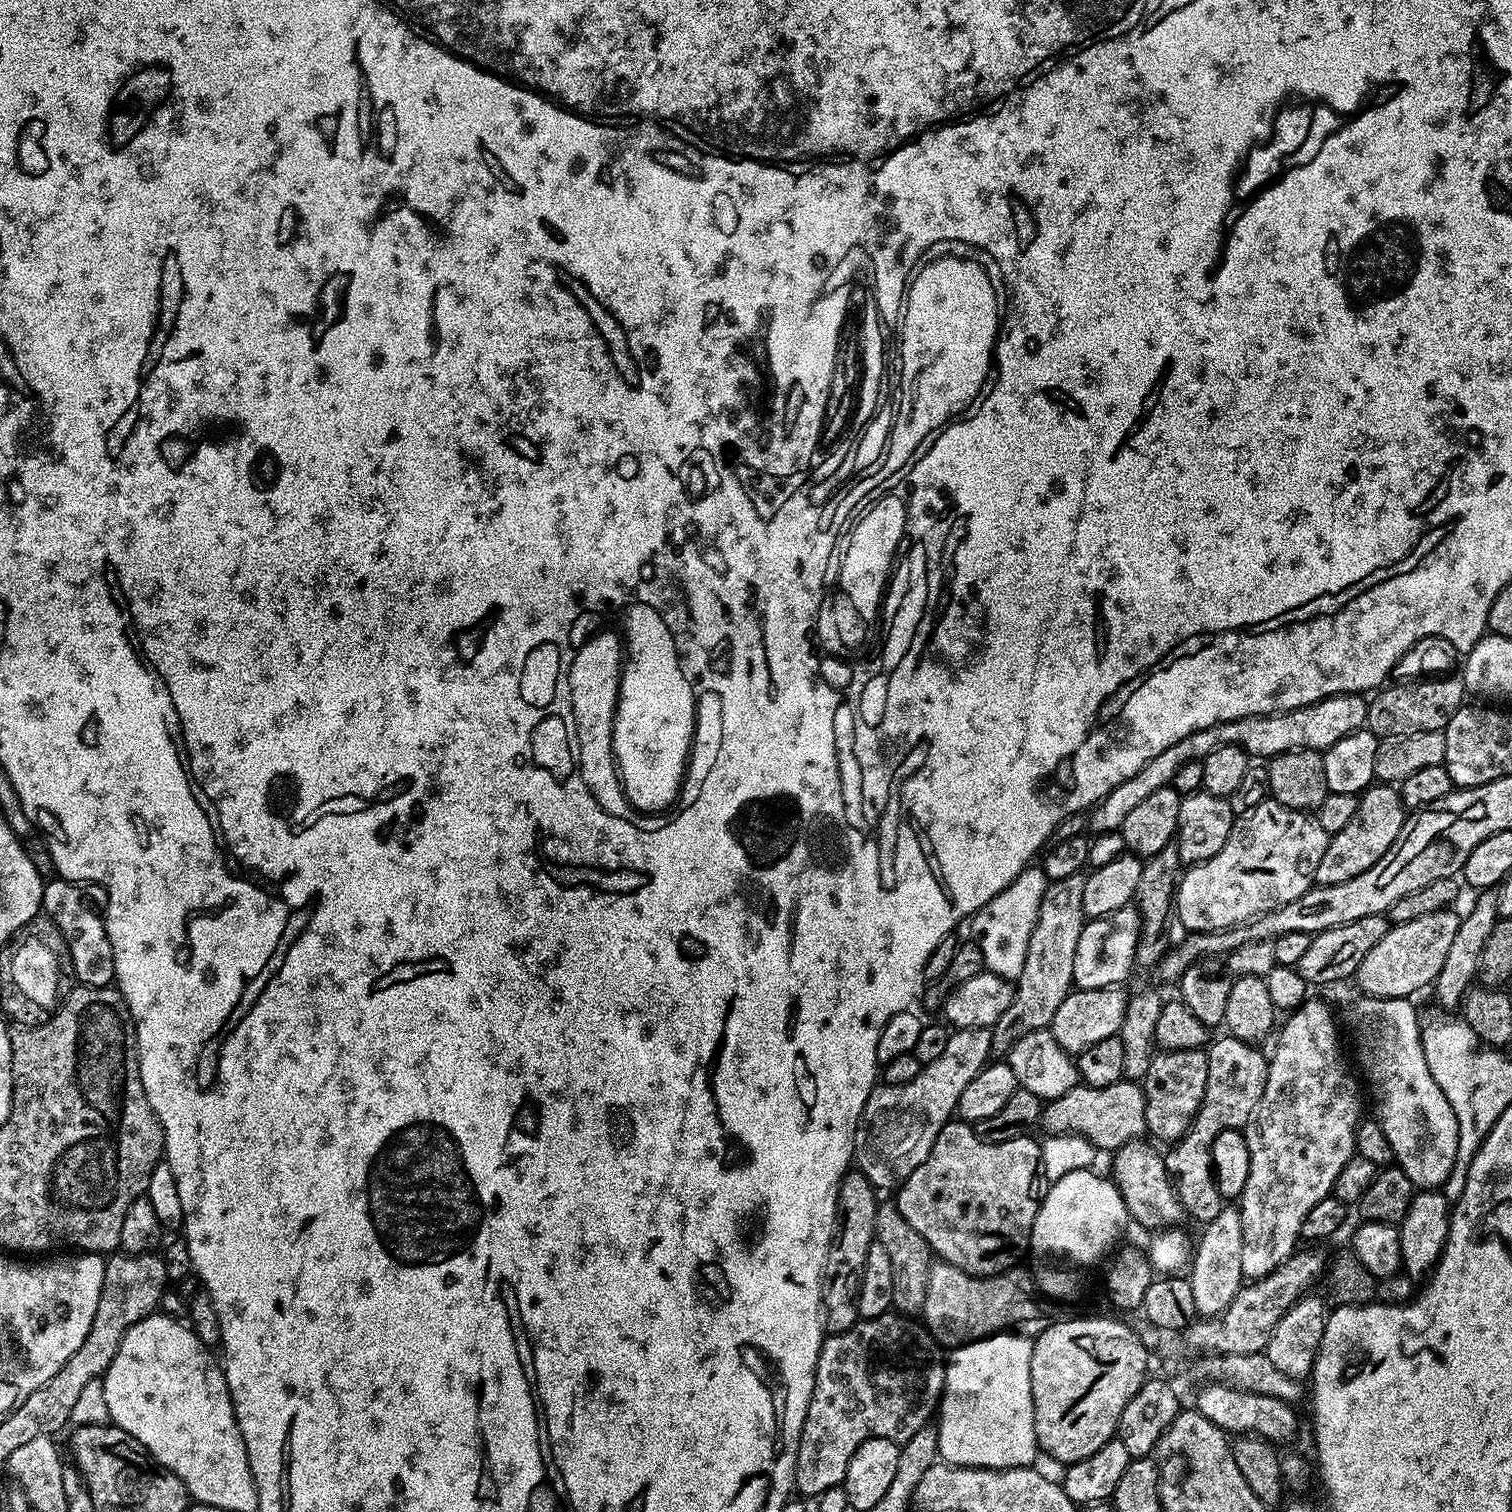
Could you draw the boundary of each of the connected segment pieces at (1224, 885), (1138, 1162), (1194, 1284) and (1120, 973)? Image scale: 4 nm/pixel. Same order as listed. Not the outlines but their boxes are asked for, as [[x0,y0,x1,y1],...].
[[1174,798,1330,932],[1111,1139,1182,1230],[1187,1206,1246,1318],[1073,906,1140,988]]

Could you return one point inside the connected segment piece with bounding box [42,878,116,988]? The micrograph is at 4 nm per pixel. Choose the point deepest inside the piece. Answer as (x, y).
(85, 932)

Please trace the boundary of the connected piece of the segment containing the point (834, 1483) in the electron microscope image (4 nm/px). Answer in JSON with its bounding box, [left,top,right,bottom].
[792,1310,946,1498]

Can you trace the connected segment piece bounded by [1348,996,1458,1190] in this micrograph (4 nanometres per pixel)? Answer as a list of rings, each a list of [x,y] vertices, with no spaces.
[[[1364,996],[1349,1010],[1348,1020],[1352,1024],[1356,1024],[1356,1040],[1360,1043],[1360,1068],[1364,1071],[1365,1076],[1363,1076],[1363,1079],[1366,1081],[1366,1084],[1366,1079],[1368,1079],[1368,1084],[1372,1087],[1373,1094],[1376,1095],[1376,1113],[1374,1113],[1374,1116],[1386,1134],[1386,1142],[1390,1142],[1395,1163],[1404,1171],[1406,1178],[1410,1178],[1410,1182],[1417,1189],[1436,1190],[1443,1186],[1446,1182],[1446,1178],[1450,1178],[1450,1170],[1454,1170],[1454,1162],[1458,1154],[1458,1122],[1456,1121],[1454,1110],[1446,1098],[1446,1094],[1442,1094],[1438,1082],[1434,1082],[1434,1074],[1430,1074],[1430,1066],[1426,1066],[1426,1054],[1424,1053],[1424,1042],[1422,1039],[1422,1024],[1421,1021],[1416,1021],[1416,1008],[1412,1003],[1413,1001],[1408,998],[1377,1000],[1374,996]]]

